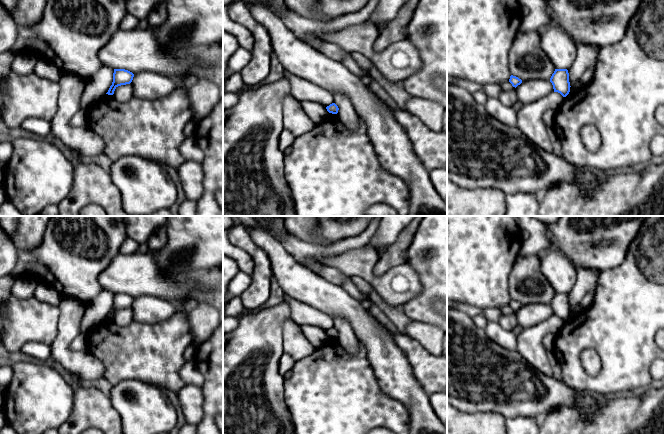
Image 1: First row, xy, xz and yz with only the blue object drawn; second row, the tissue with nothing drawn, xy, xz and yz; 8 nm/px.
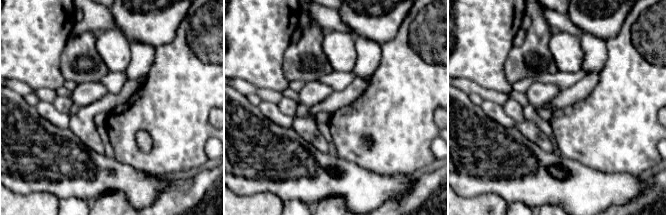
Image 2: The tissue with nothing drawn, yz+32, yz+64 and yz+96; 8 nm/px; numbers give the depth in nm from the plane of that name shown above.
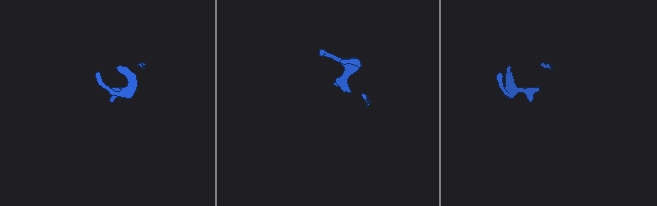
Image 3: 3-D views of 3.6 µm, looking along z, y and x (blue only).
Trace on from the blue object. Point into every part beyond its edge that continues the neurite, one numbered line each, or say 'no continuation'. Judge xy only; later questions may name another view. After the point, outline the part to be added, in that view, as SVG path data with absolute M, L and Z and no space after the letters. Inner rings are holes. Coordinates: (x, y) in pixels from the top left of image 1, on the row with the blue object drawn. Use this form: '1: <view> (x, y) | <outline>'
no continuation

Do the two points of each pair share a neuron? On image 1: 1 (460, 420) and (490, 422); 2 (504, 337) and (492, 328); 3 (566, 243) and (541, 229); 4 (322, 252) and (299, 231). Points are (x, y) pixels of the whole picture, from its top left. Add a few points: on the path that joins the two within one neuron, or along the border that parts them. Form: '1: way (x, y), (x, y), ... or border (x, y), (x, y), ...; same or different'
1: way (467, 422), (483, 422); same
2: way (501, 336), (495, 331); same
3: border (546, 226), (546, 237), (552, 249); different
4: border (290, 232), (315, 244), (333, 243); different

